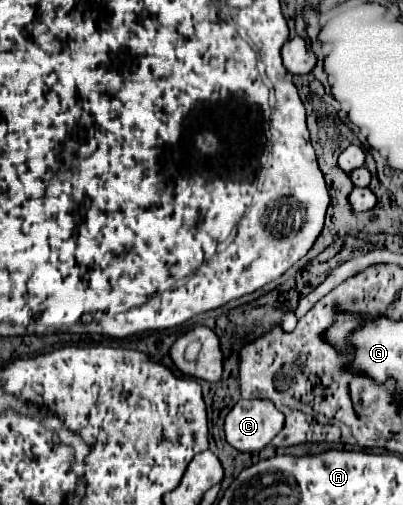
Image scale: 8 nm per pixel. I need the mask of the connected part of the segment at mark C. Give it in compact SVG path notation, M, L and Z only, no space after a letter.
M241 399L225 419L227 443L241 453L261 451L283 429L283 421L283 413L271 401Z

